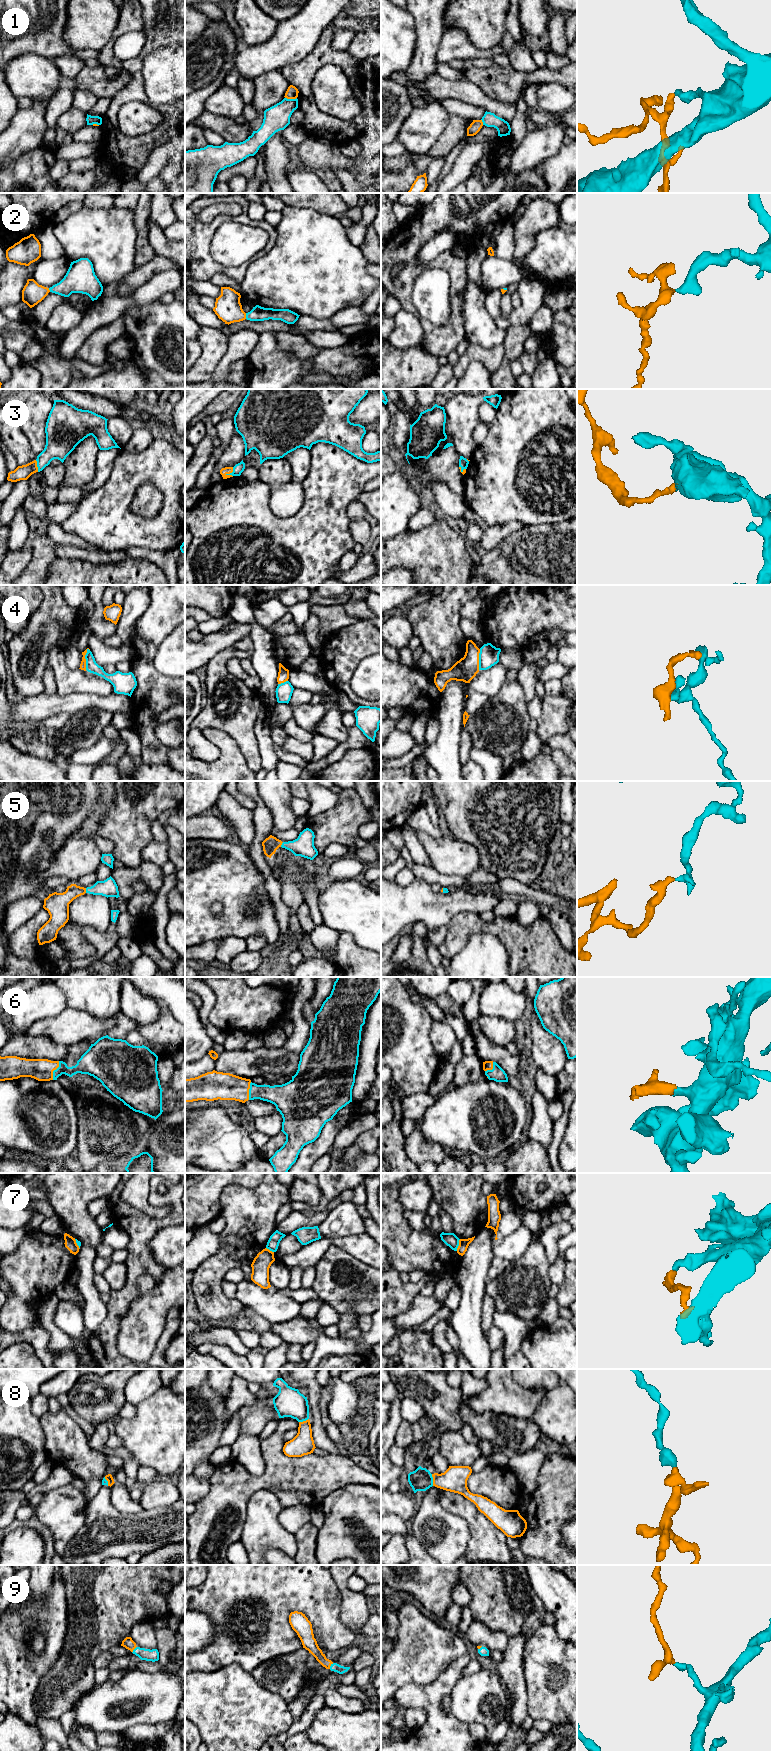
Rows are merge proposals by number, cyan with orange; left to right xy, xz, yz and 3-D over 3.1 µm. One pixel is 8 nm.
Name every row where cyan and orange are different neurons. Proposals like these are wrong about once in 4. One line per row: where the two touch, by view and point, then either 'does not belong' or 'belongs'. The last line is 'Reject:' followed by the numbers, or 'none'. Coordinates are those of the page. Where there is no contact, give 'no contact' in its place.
1: meets cyan in xz at (291, 99); does not belong
2: meets cyan in xz at (246, 316); belongs
3: meets cyan in xz at (230, 473); belongs
4: meets cyan in xy at (85, 658); does not belong
5: meets cyan in xy at (86, 890); belongs
6: meets cyan in xy at (54, 1070); belongs
7: meets cyan in yz at (458, 1245); does not belong
8: meets cyan in yz at (432, 1480); belongs
9: meets cyan in xz at (330, 1666); belongs
Reject: 1, 4, 7

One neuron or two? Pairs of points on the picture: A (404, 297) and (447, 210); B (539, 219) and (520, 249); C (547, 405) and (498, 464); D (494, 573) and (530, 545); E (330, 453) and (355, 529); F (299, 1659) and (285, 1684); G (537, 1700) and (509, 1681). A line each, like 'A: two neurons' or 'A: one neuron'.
A: one neuron
B: one neuron
C: one neuron
D: one neuron
E: two neurons
F: one neuron
G: two neurons

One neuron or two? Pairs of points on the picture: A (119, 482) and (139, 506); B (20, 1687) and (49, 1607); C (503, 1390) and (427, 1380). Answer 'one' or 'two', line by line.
A: two
B: one
C: two

